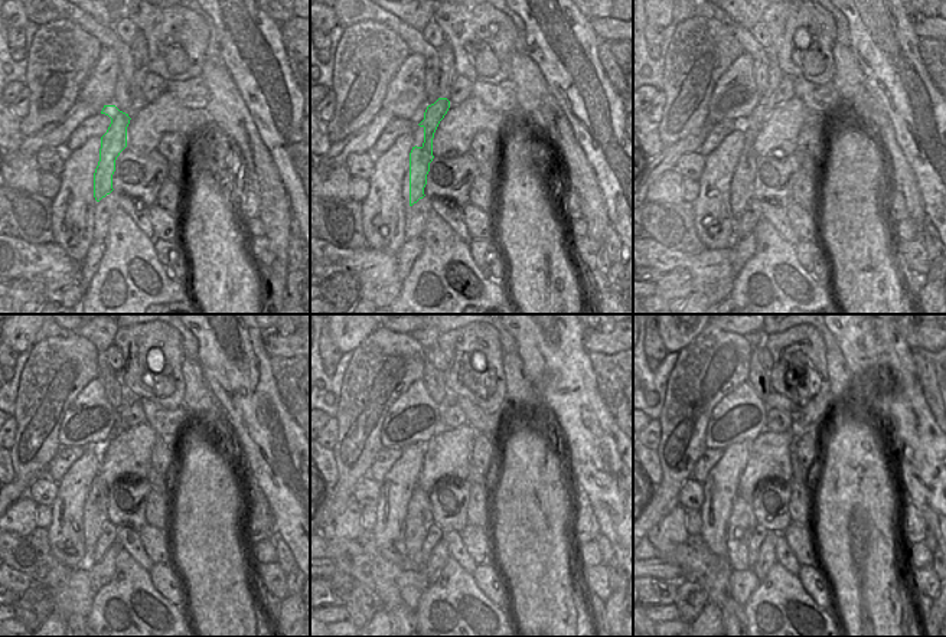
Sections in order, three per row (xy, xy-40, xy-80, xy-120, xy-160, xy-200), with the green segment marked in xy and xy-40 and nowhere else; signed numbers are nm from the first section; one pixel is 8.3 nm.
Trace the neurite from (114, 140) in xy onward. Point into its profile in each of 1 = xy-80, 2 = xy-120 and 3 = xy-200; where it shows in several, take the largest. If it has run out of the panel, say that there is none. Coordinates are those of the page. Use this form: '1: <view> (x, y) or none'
1: xy-80 (741, 186)
2: xy-120 (94, 516)
3: xy-200 (741, 522)

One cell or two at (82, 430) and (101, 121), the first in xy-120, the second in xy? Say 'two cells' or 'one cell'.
two cells

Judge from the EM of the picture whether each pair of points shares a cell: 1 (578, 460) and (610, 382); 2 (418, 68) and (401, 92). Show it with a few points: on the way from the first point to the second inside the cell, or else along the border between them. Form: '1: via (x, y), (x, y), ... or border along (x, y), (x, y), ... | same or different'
1: border along (591, 368), (596, 376), (596, 388), (617, 427) | different
2: via (413, 74), (407, 87) | same

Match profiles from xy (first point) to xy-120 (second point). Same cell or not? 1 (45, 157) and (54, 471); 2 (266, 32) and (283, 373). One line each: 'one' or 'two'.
1: two
2: two

